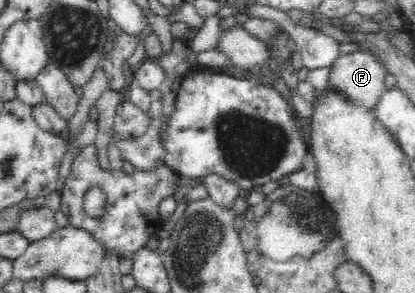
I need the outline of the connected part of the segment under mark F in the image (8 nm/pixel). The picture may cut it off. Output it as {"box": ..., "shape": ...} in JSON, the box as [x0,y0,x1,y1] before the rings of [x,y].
{"box":[328,49,388,110],"shape":[[[357,49],[346,55],[338,55],[331,66],[328,86],[353,104],[374,110],[381,96],[388,90],[385,85],[387,73],[373,54]]]}

